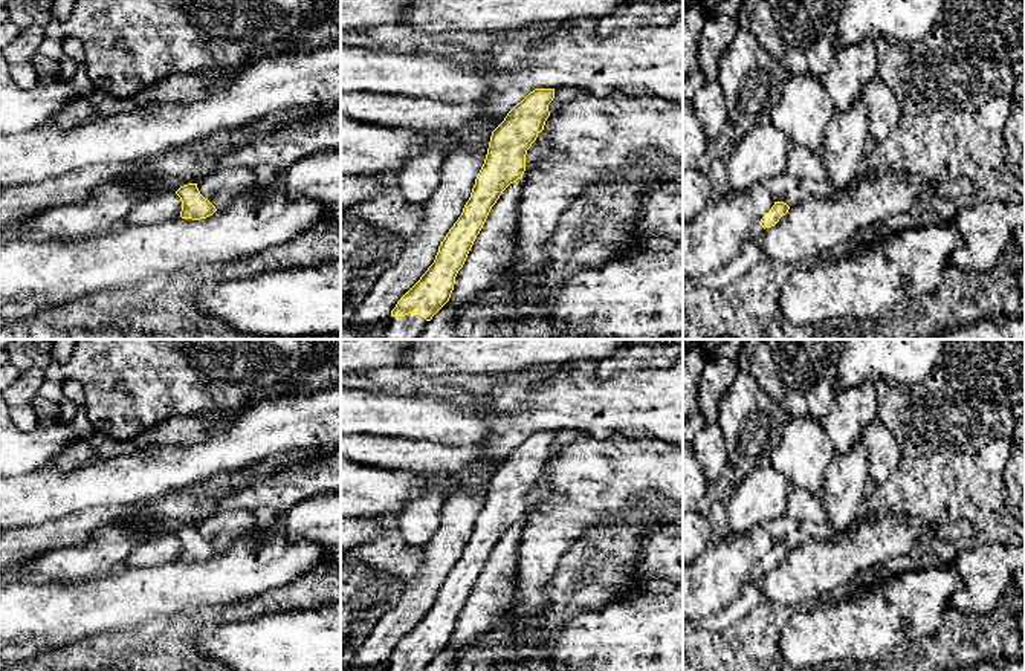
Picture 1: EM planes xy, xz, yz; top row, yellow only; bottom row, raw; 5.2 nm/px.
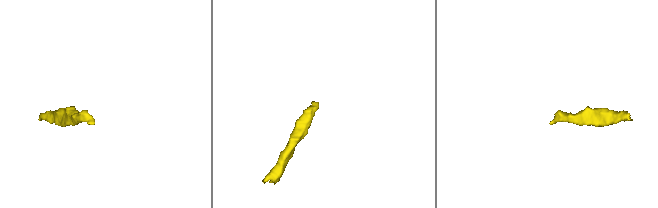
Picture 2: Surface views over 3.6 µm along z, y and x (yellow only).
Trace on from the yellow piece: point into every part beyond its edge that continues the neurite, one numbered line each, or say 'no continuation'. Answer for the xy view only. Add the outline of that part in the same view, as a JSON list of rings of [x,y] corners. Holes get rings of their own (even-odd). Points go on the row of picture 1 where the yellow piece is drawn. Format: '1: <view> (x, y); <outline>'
no continuation

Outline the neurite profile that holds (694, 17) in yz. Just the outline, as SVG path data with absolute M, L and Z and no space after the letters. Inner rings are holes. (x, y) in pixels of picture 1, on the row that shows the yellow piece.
M683 0L683 81L697 64L697 47L707 15L700 0Z

